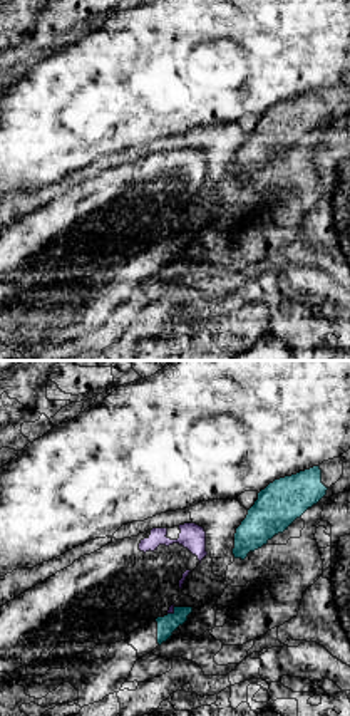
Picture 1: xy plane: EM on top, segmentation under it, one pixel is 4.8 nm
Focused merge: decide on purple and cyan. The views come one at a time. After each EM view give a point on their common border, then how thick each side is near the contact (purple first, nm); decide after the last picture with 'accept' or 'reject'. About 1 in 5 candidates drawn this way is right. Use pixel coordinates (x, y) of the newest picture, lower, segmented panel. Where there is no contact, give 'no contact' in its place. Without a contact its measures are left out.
meets purple at (171, 612); 30 nm thick on the purple side, 90 nm on the other

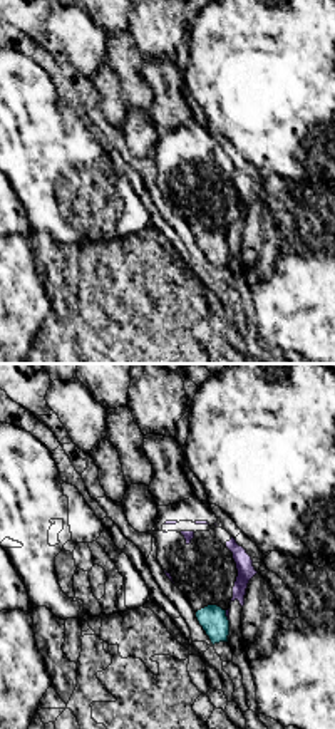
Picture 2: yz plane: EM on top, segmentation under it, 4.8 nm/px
meets purple at (226, 615); 20 nm thick on the purple side, 130 nm on the other

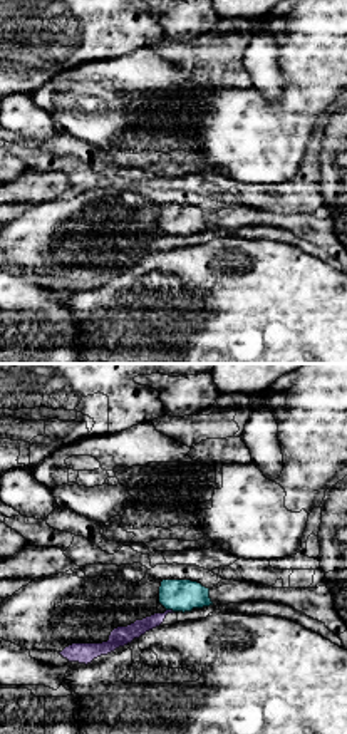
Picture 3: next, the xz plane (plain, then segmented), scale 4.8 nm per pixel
meets purple at (170, 610); 90 nm thick on the purple side, 160 nm on the other

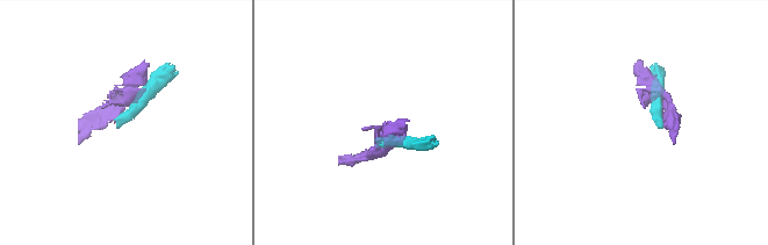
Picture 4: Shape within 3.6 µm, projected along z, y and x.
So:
reject

